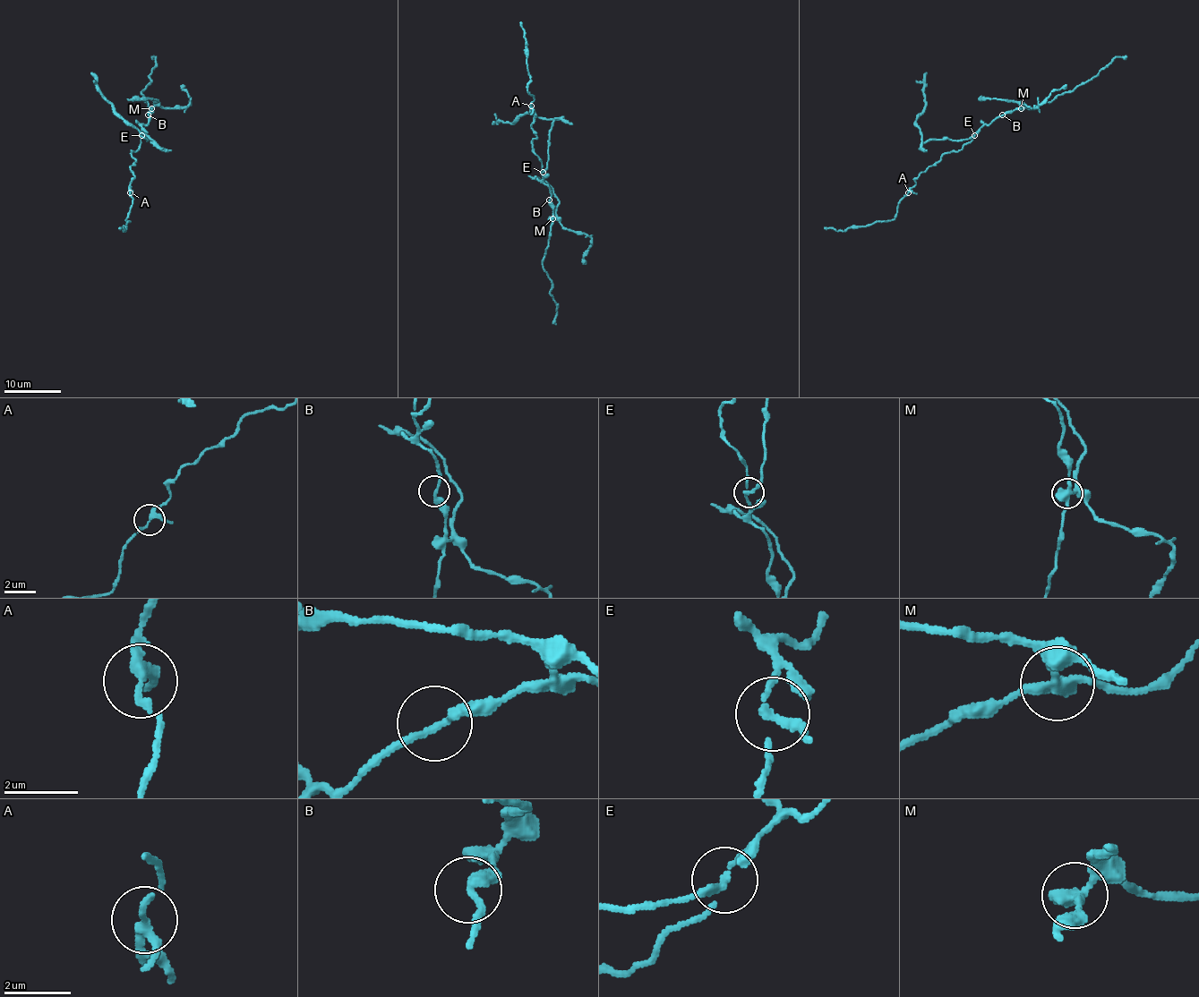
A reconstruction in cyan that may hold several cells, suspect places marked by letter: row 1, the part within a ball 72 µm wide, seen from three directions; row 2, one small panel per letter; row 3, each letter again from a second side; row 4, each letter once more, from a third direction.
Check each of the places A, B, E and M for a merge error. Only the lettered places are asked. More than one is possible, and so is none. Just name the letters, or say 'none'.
E, M

